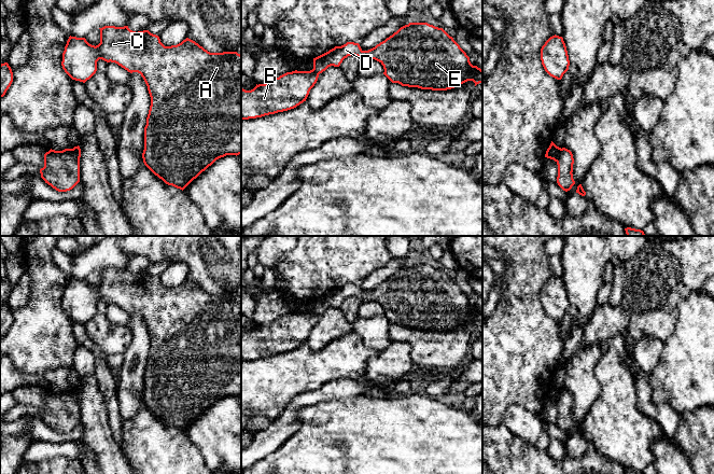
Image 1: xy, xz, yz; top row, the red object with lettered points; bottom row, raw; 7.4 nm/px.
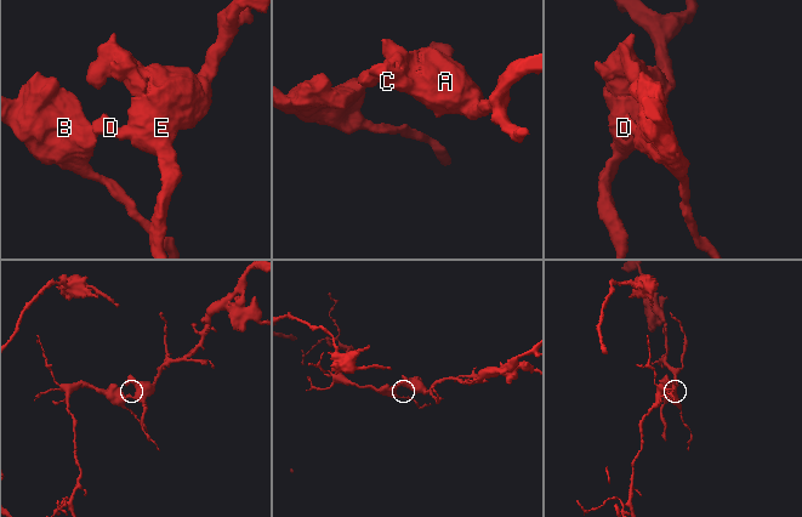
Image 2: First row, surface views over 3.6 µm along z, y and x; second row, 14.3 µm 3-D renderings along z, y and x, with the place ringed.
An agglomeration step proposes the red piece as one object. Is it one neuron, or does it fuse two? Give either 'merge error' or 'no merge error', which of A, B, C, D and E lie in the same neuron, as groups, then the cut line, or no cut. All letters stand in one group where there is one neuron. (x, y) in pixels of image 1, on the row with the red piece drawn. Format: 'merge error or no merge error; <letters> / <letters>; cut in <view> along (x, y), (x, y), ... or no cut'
merge error; A C D E / B; cut in xy along (72, 149), (79, 162)

